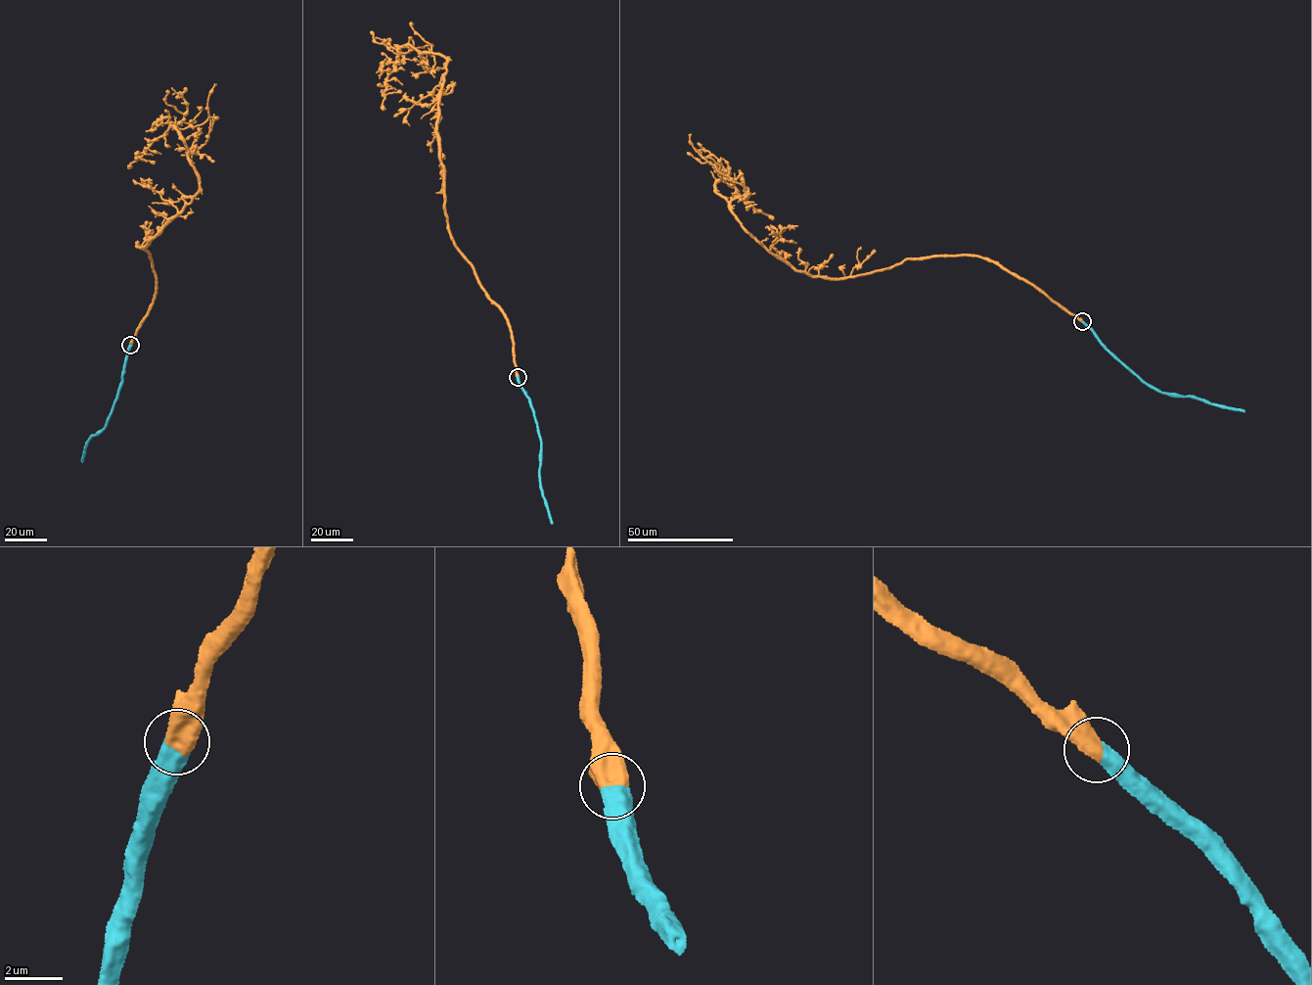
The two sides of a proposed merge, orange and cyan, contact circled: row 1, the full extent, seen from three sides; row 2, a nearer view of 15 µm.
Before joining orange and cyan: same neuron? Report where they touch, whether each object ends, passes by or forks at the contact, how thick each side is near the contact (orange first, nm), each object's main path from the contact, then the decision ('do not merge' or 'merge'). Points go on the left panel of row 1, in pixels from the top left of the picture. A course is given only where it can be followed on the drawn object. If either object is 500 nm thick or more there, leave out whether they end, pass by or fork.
(130, 345) | 700/600 nm | orange via (130, 345), (157, 293), (150, 253), (137, 243), (145, 248), (180, 213), (199, 181), (174, 126), (128, 168) | cyan via (130, 345), (111, 414), (104, 427), (87, 442), (82, 461) | merge

